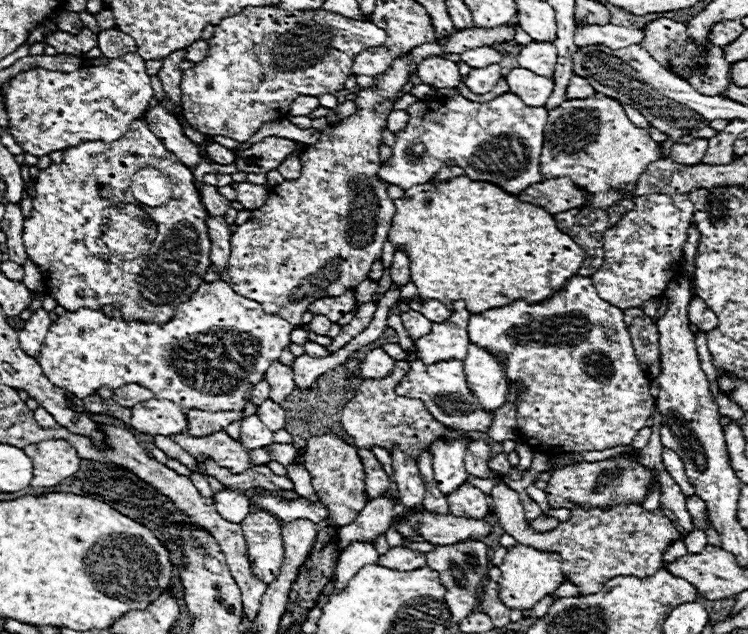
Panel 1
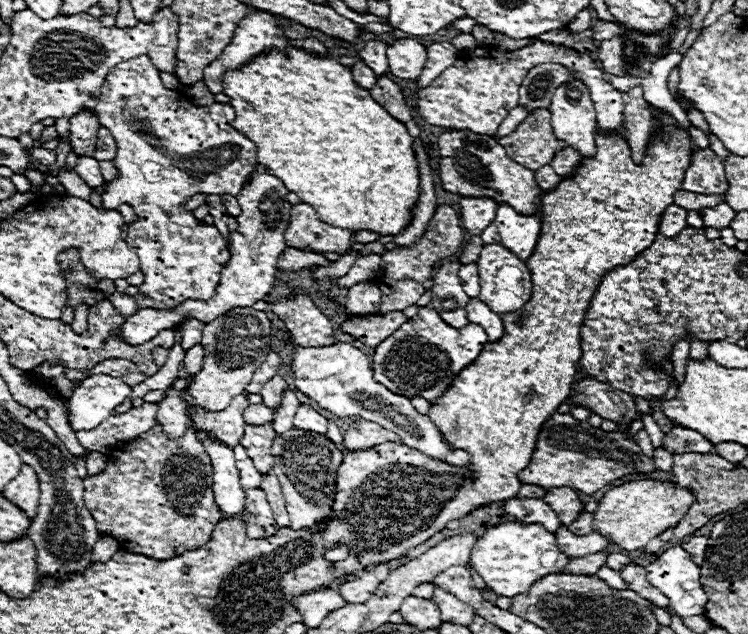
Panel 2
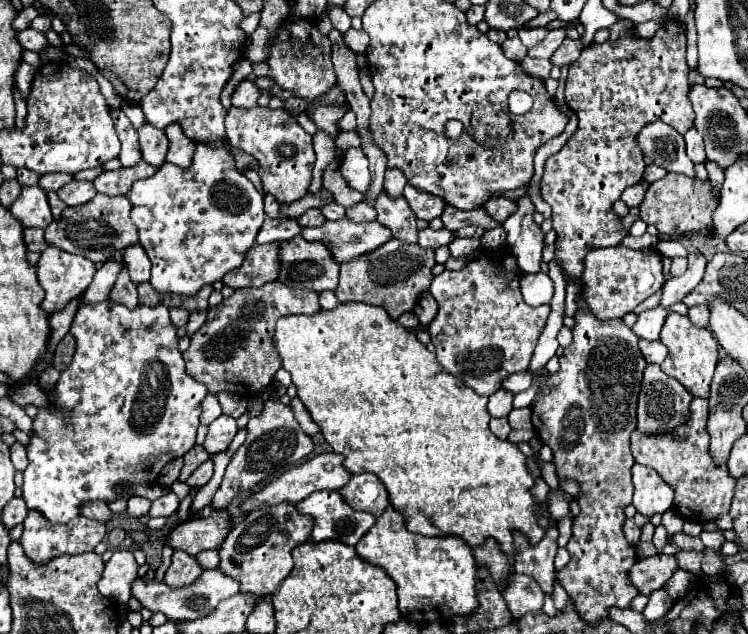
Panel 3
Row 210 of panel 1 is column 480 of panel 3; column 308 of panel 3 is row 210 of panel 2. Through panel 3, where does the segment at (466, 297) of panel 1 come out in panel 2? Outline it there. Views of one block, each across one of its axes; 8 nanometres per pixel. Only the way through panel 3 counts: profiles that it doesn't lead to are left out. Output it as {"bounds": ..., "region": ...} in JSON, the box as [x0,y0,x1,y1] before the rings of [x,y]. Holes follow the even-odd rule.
{"bounds":[226,48,420,236],"region":[[[290,48],[288,56],[284,56],[282,52],[268,52],[268,54],[260,54],[256,56],[250,64],[238,68],[238,70],[228,70],[226,72],[226,96],[232,98],[230,106],[236,110],[236,120],[234,120],[234,128],[238,132],[242,132],[244,136],[250,136],[250,140],[254,140],[256,148],[258,148],[258,162],[268,166],[268,170],[272,172],[272,176],[276,176],[278,180],[284,182],[284,186],[298,194],[302,202],[310,204],[322,222],[338,226],[338,228],[346,228],[352,232],[358,230],[370,230],[376,232],[380,236],[398,236],[412,220],[412,206],[416,204],[418,196],[420,196],[420,172],[418,172],[418,162],[416,162],[416,154],[412,148],[414,138],[408,134],[408,128],[398,122],[396,118],[392,118],[388,114],[388,110],[384,106],[380,106],[368,90],[360,88],[354,84],[352,80],[352,72],[350,68],[344,68],[342,64],[338,64],[334,58],[316,58],[312,54],[306,54],[304,50],[298,48]]]}

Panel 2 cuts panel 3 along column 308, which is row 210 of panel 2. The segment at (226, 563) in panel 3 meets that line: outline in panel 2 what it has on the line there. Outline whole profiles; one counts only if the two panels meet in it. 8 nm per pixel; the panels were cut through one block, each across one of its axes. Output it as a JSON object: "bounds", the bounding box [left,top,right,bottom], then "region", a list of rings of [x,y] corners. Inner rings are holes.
{"bounds":[438,130,542,214],"region":[[[446,130],[438,136],[440,180],[444,190],[460,196],[488,196],[496,202],[508,202],[516,212],[536,214],[542,190],[534,180],[534,172],[510,160],[494,136],[478,136],[476,132]]]}

